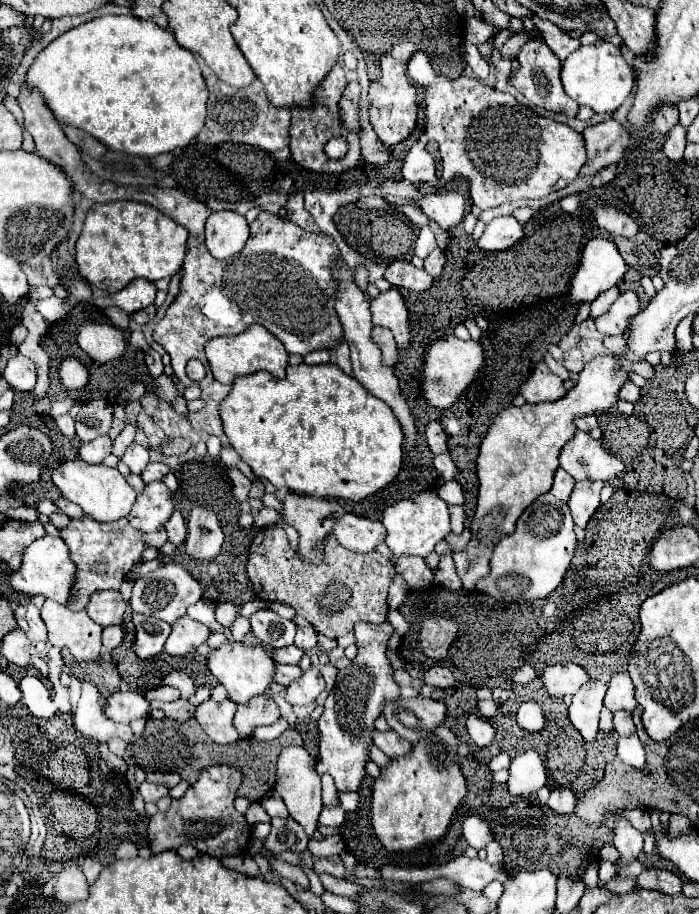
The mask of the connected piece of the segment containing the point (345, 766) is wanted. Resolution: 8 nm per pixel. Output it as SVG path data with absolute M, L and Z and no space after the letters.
M360 621L354 627L358 655L350 661L350 667L338 673L336 685L326 697L324 713L318 719L320 729L320 761L316 763L316 771L330 773L338 791L358 791L366 769L364 763L368 761L368 743L372 743L374 733L374 719L382 715L382 707L390 699L400 697L400 687L394 681L394 669L386 657L388 641L394 629L388 621L384 623L368 623Z

